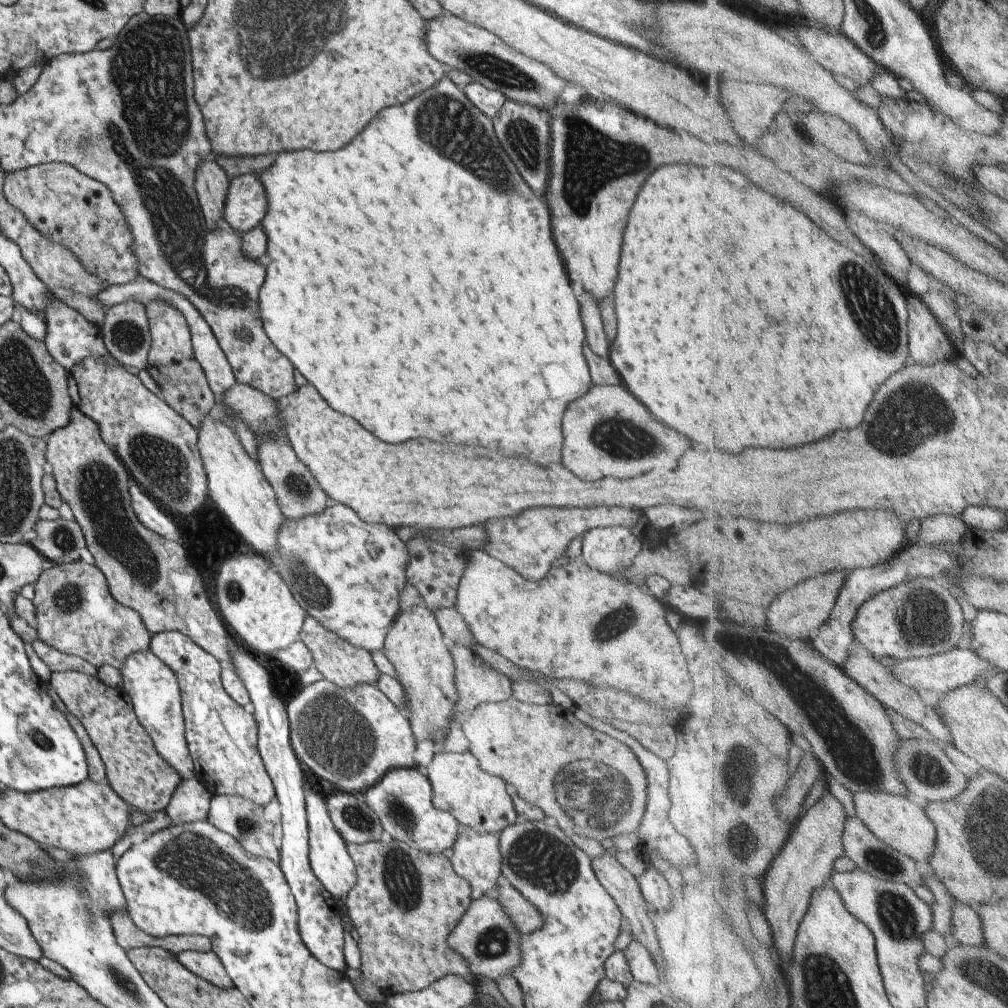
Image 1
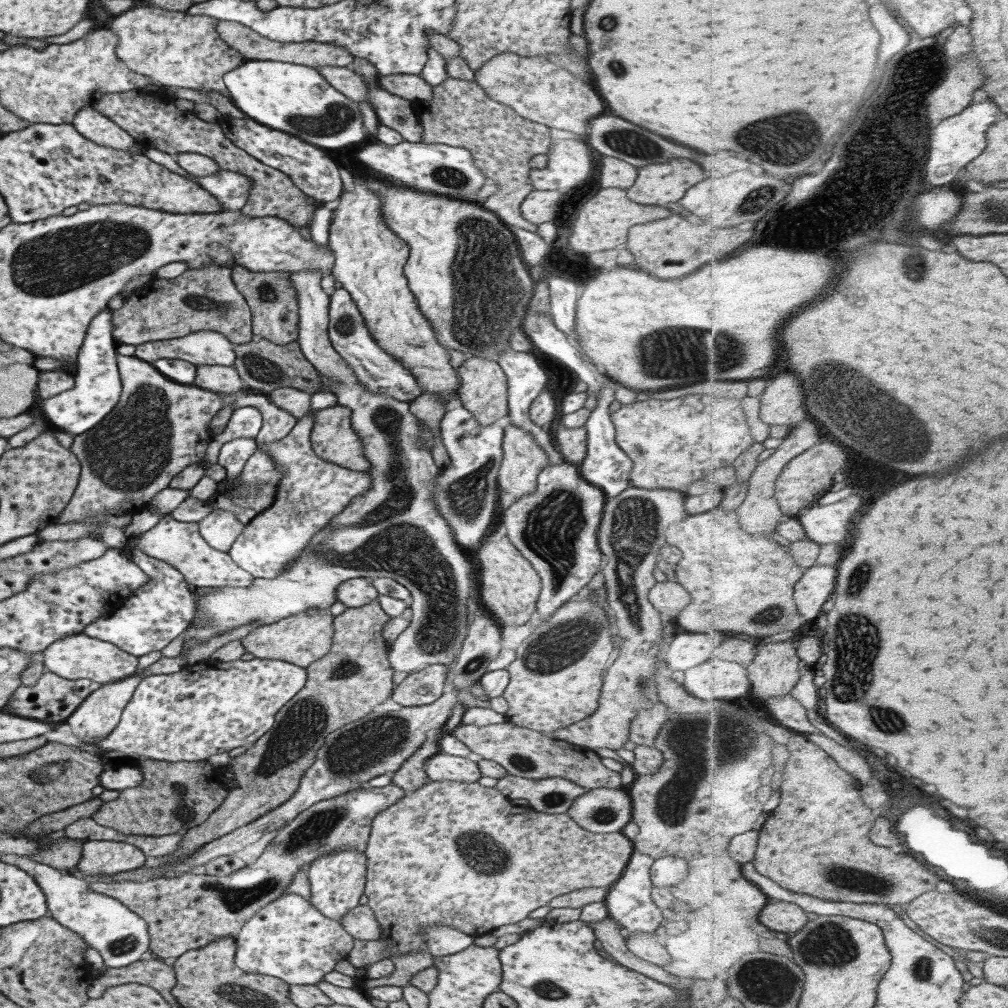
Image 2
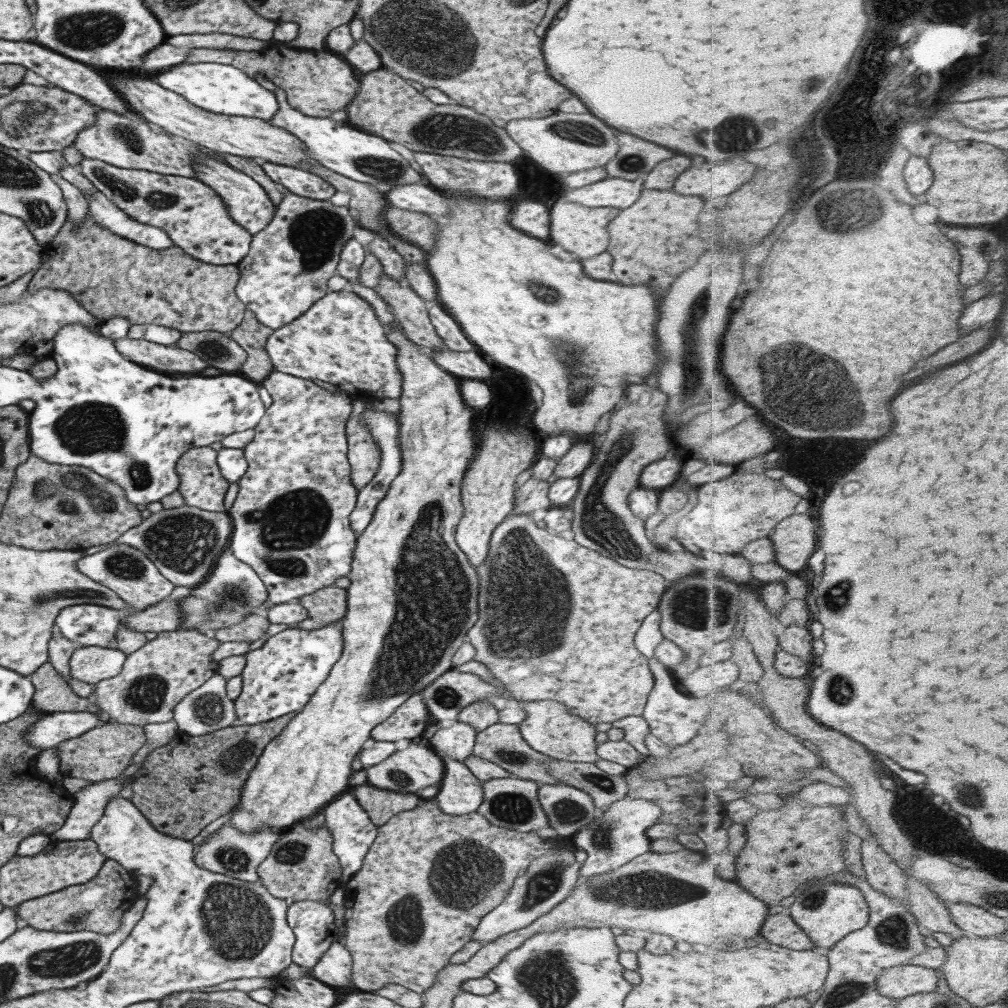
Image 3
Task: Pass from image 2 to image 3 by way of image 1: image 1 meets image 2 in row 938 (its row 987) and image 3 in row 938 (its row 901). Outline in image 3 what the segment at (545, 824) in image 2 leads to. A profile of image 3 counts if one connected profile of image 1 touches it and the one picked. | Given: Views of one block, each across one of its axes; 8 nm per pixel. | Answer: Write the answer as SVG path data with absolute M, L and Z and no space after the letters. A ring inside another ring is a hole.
M435 798L423 800L412 810L395 814L386 824L377 827L377 838L364 857L360 870L343 885L346 908L344 944L352 955L352 984L369 993L384 988L386 984L400 984L422 995L435 983L438 972L448 965L450 956L472 939L481 918L502 903L514 885L514 879L524 875L534 859L558 849L556 844L556 841L540 838L534 832L520 833L490 824L480 812L444 814Z

